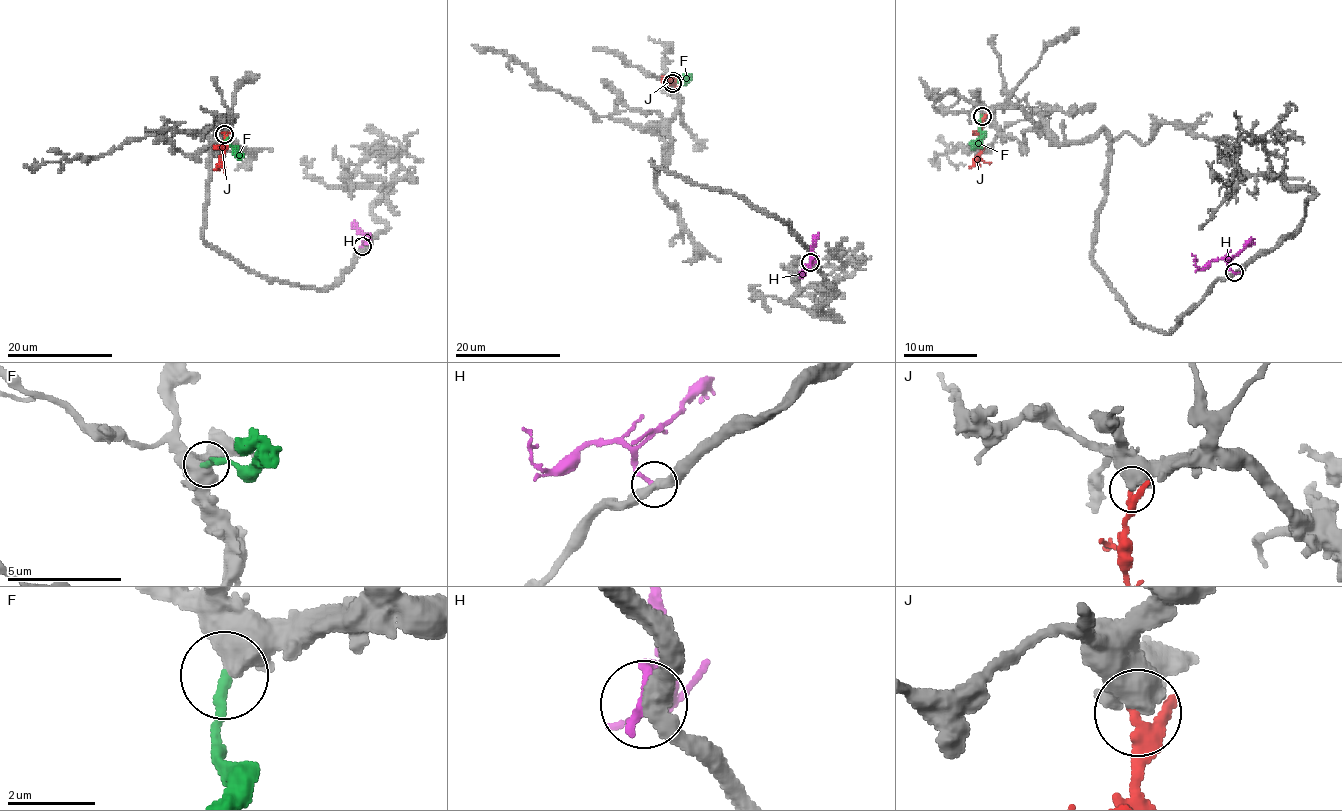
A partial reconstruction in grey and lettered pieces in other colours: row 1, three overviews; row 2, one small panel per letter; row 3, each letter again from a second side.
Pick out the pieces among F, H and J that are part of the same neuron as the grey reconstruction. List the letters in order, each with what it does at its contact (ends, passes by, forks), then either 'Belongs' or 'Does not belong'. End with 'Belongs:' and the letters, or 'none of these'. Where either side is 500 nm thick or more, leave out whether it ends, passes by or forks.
F: Belongs
H: It ends there. Does not belong
J: Does not belong
Belongs: F

